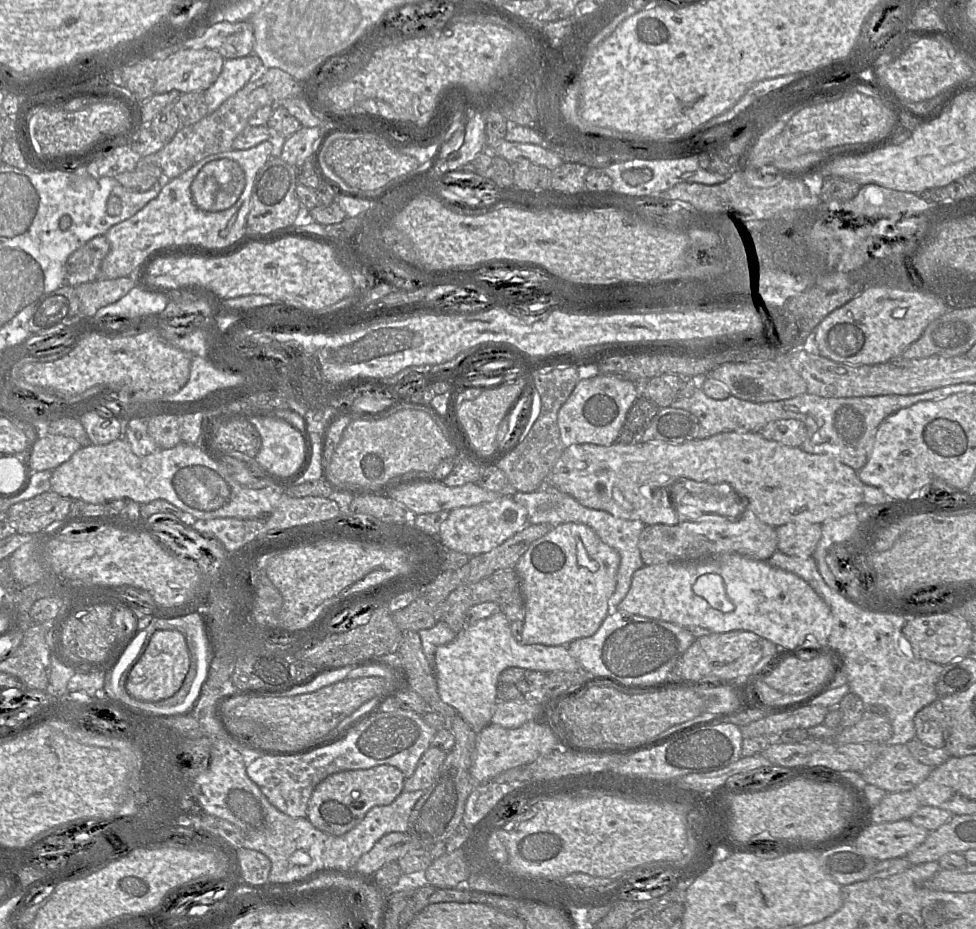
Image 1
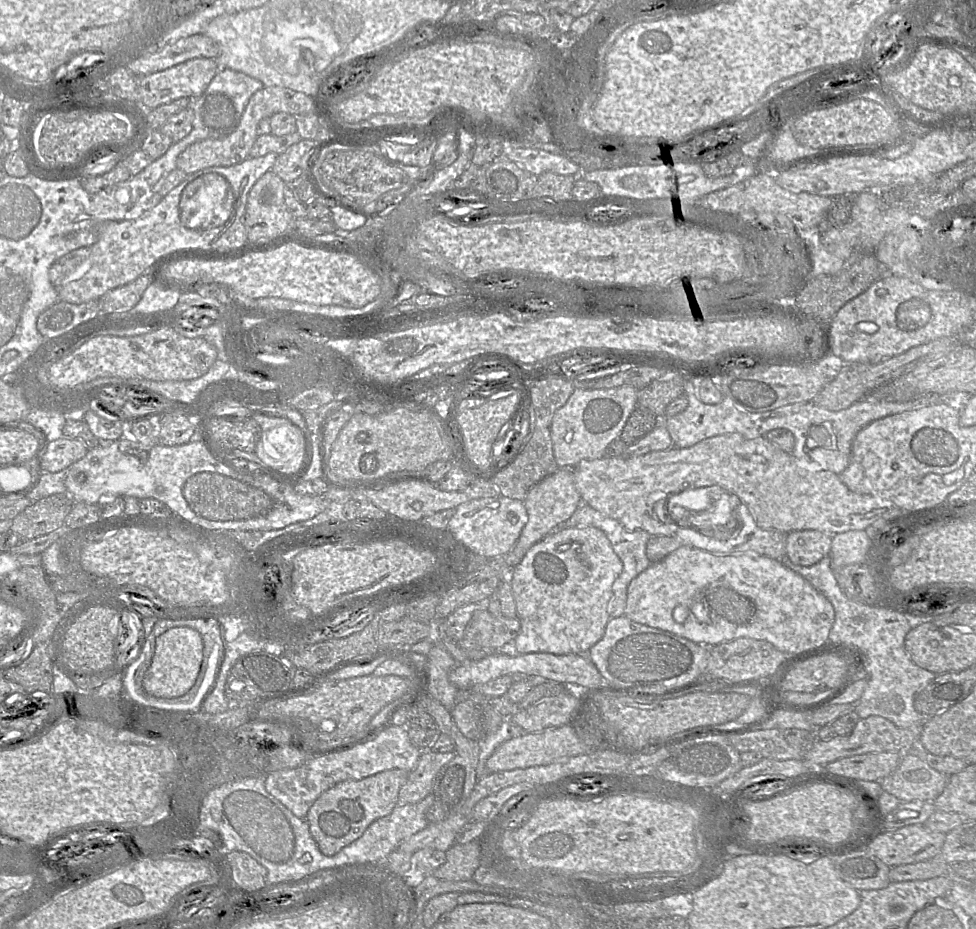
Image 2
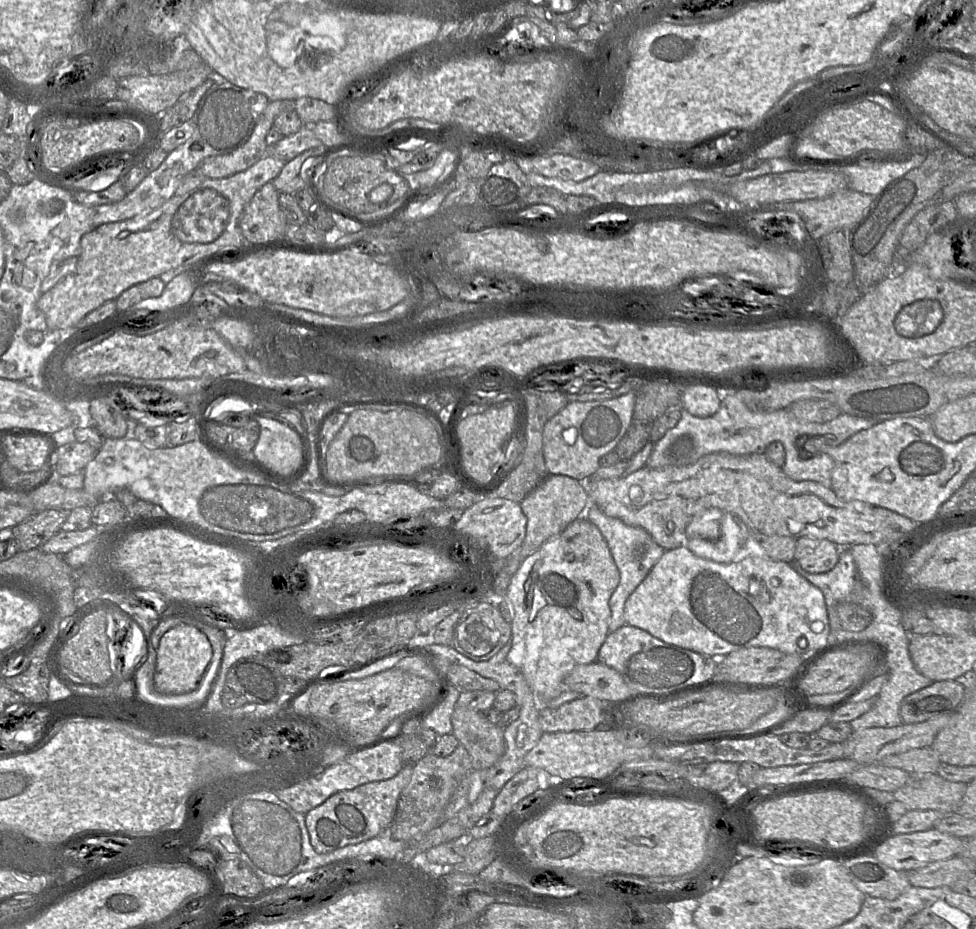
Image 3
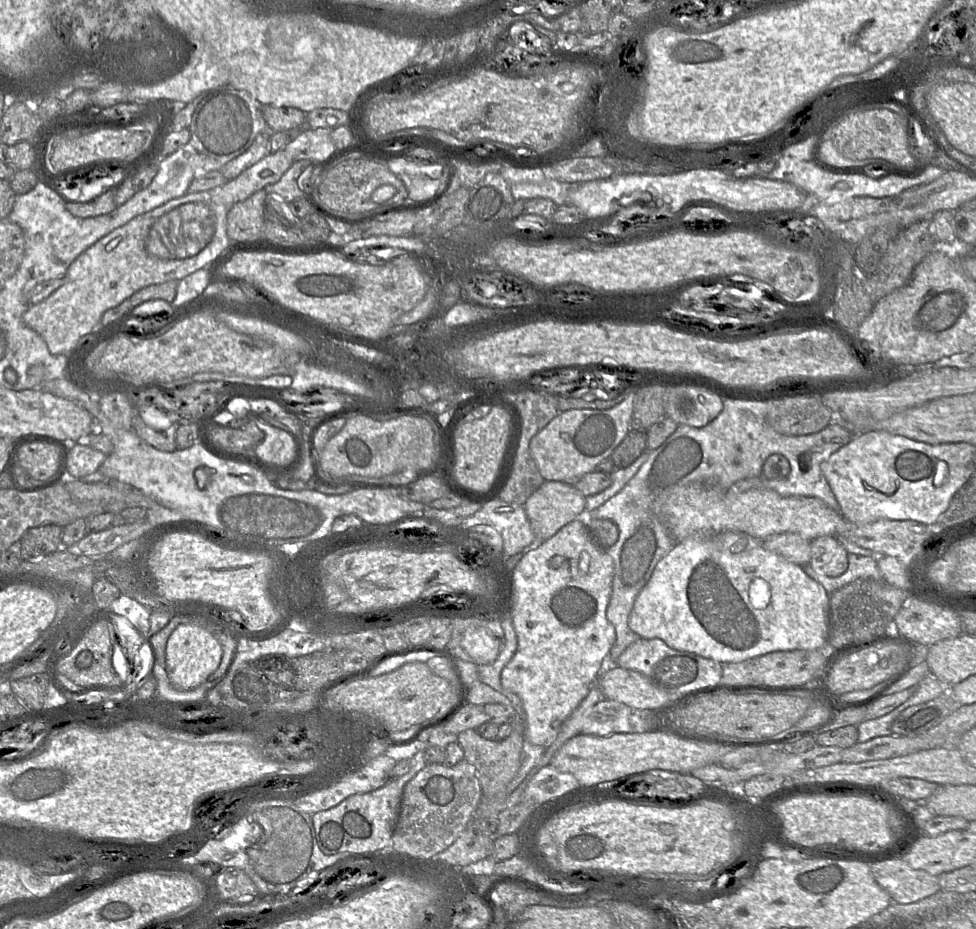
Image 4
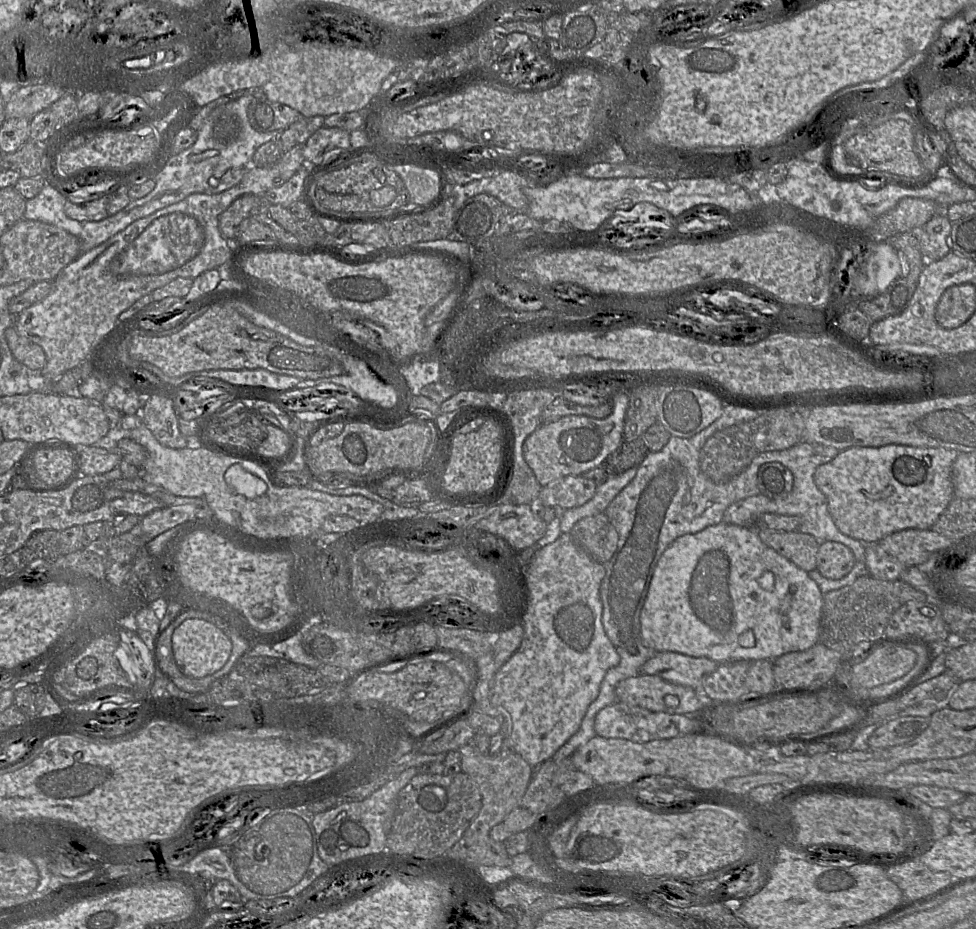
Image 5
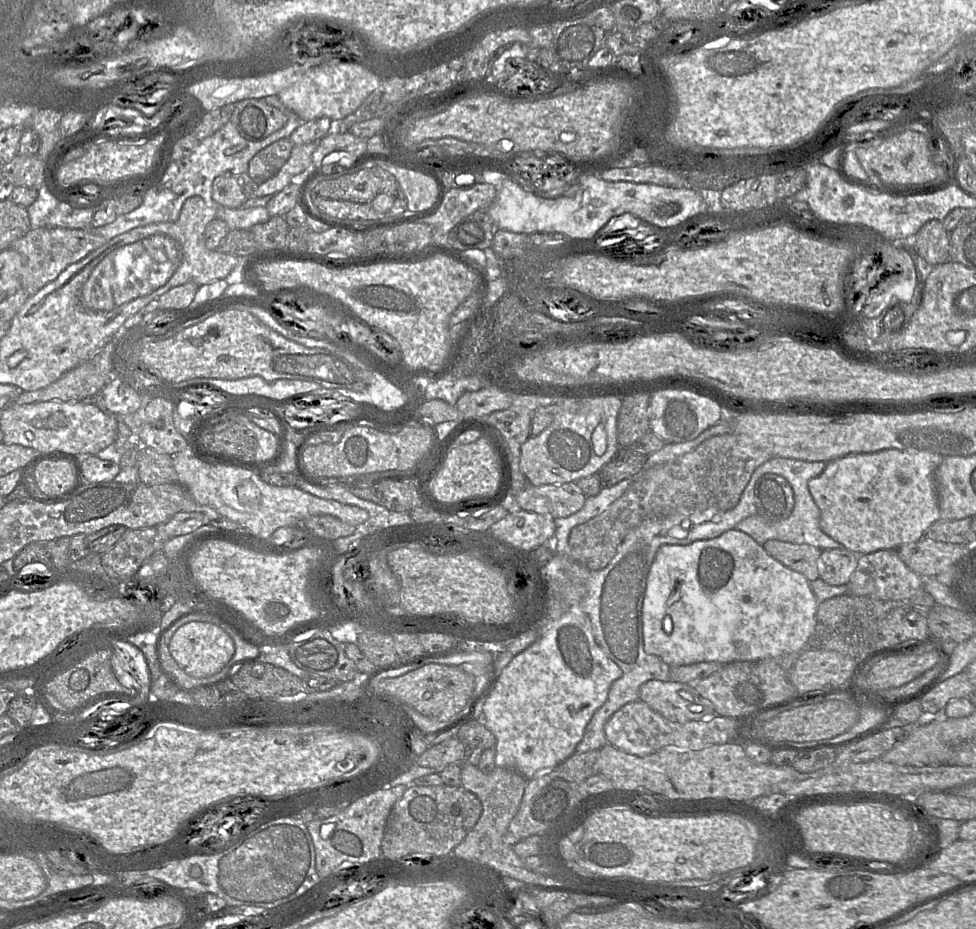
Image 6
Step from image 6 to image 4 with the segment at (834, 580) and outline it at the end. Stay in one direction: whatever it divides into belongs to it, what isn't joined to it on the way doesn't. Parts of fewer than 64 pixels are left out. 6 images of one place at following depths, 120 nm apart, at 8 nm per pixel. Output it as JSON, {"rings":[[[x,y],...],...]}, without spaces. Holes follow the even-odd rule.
{"rings":[[[822,536],[811,540],[809,566],[819,575],[838,577],[848,567],[848,552],[834,536]]]}

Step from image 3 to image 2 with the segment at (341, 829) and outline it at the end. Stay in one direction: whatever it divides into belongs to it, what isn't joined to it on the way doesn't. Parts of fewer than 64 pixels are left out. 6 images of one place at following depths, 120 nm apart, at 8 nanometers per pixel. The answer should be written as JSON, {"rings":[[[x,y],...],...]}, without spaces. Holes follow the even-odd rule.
{"rings":[[[386,770],[361,780],[346,780],[335,784],[311,805],[306,815],[310,834],[320,852],[332,856],[362,836],[375,820],[389,815],[397,805],[400,788],[409,772]]]}

